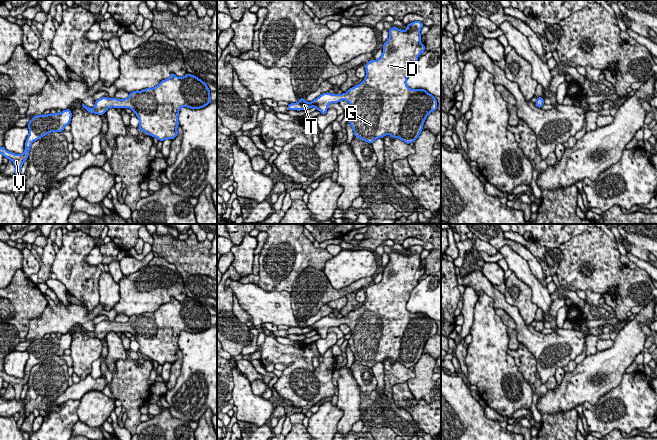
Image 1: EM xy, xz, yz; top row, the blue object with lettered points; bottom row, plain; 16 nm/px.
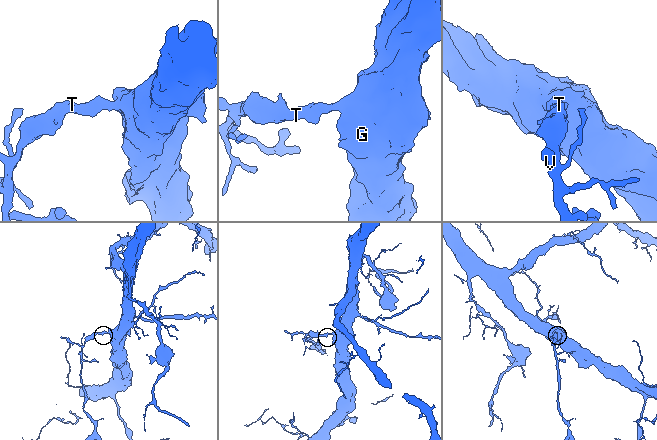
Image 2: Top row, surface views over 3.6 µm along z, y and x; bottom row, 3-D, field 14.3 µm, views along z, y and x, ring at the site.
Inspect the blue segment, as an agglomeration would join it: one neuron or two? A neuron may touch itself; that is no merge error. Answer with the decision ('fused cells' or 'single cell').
single cell

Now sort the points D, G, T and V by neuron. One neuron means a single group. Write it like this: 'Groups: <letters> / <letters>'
Groups: D G T V

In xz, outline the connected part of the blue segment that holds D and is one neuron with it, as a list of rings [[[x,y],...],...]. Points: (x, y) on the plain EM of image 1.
[[[414,245],[406,249],[406,254],[397,251],[388,253],[390,261],[383,269],[382,280],[365,288],[366,301],[360,308],[349,312],[347,317],[337,319],[326,316],[311,326],[300,322],[297,327],[290,327],[287,333],[300,335],[315,331],[321,338],[326,338],[329,328],[346,324],[351,330],[348,345],[354,361],[372,368],[377,362],[383,363],[385,359],[390,359],[407,368],[413,367],[423,354],[427,340],[437,334],[435,320],[424,313],[411,313],[406,308],[412,290],[425,274],[425,269],[420,267],[423,250],[422,246]]]

